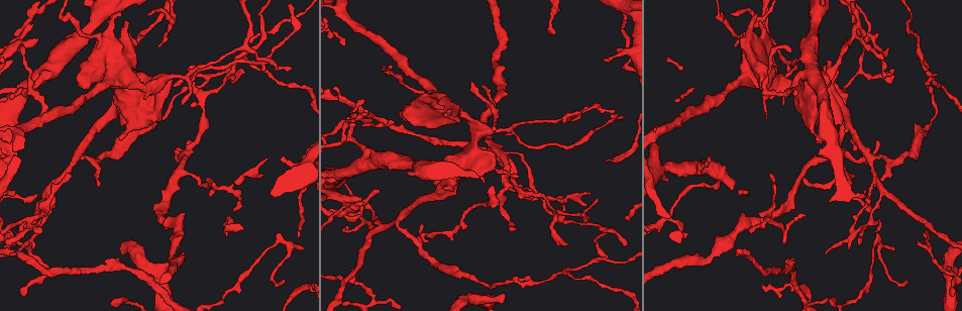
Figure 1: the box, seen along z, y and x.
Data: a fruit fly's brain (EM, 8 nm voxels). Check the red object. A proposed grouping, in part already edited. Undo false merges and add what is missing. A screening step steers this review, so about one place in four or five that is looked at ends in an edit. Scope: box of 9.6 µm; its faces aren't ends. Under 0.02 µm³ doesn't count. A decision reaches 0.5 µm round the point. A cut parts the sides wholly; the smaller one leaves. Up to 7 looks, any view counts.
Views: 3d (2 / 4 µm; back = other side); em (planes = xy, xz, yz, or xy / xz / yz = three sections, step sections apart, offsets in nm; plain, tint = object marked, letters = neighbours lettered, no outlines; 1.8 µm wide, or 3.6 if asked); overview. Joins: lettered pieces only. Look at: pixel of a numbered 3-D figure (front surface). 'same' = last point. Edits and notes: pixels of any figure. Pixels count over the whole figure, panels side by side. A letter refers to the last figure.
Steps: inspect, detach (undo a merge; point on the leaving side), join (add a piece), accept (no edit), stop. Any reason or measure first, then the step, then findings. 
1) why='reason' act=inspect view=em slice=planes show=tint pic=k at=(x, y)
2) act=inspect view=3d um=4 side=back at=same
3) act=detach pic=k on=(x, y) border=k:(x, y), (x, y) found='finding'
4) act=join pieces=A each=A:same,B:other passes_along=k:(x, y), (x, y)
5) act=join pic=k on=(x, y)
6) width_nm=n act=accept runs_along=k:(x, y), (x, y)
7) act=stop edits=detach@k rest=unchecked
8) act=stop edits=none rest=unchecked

why='an open end' act=inspect view=em slice=planes show=plain pic=1 at=(892, 69)

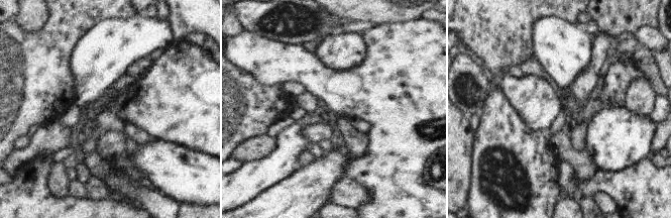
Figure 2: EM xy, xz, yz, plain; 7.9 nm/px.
act=inspect view=em slice=planes show=letters at=same

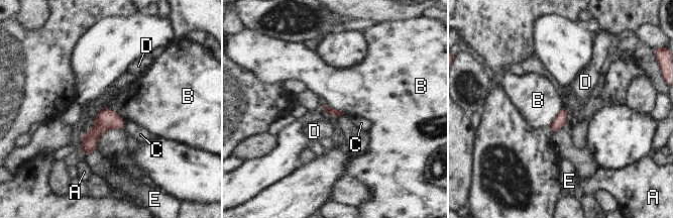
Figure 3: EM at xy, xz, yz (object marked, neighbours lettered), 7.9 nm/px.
act=accept each=A:other,B:other,C:other,D:other,E:other border=3:(563, 107), (548, 129) found='no lettered piece goes on from it'

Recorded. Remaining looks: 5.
why='tapers out' act=inspect view=3d um=2 pic=1 at=(614, 111)

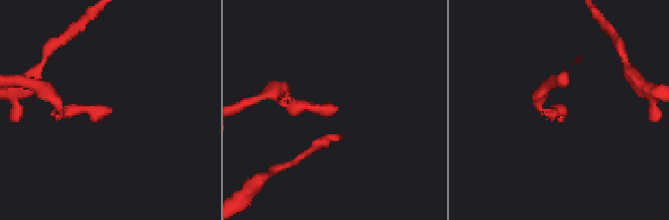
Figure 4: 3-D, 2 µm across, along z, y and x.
why='now the EM' act=inspect view=em slice=planes show=letters pic=4 at=(558, 113)

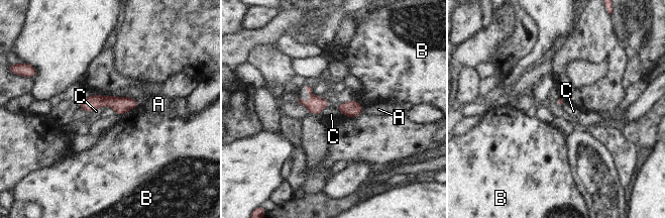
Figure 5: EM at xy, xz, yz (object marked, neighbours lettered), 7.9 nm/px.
width_nm=70 act=accept each=A:other,B:other,C:other runs_along=5:(135, 103), (95, 101), (83, 106) found='none of them fits'

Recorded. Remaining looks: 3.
why='branch stops here' act=inspect view=em slice=planes show=letters pic=1 at=(450, 110)

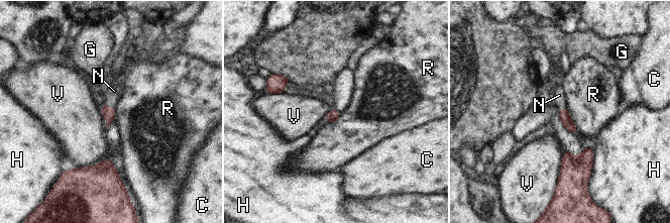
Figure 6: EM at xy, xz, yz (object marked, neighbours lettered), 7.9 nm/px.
act=join pieces=N each=C:other,G:other,H:other,N:same,R:other,V:other passes_along=6:(109, 113), (108, 105), (114, 91) found='it goes on there'

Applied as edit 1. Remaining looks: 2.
act=stop edits=join@6 rest=unchecked

